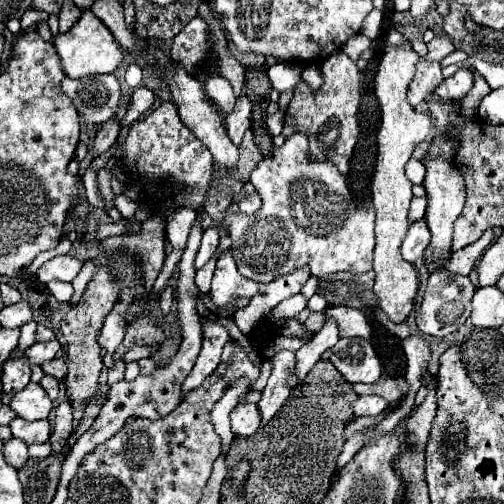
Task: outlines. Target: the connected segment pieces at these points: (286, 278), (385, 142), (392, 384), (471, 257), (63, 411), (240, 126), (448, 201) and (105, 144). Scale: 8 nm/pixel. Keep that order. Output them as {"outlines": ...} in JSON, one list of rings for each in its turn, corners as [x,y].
{"outlines":[[[[298,267],[288,275],[280,275],[270,283],[258,283],[258,293],[250,299],[250,303],[234,313],[234,321],[242,333],[252,331],[256,321],[268,315],[280,301],[300,293],[304,283],[310,279],[310,271],[306,267]]],[[[388,43],[380,49],[380,61],[374,77],[374,93],[380,101],[382,123],[378,131],[378,159],[376,173],[372,181],[372,201],[376,207],[376,249],[374,249],[374,295],[378,307],[388,315],[392,323],[404,323],[414,309],[418,293],[418,275],[412,263],[404,261],[400,255],[400,245],[404,231],[408,229],[408,205],[412,199],[412,183],[406,177],[406,163],[414,153],[414,147],[424,141],[432,131],[432,121],[428,115],[416,113],[408,99],[408,85],[416,73],[416,63],[420,55],[412,47],[392,47]]],[[[384,375],[380,381],[376,381],[372,385],[356,383],[354,391],[358,395],[378,395],[378,397],[384,397],[390,405],[396,405],[404,397],[404,393],[408,391],[408,383],[402,377],[394,379],[394,377]]],[[[486,231],[476,243],[460,249],[460,251],[454,251],[448,259],[448,263],[444,265],[444,271],[448,273],[458,273],[458,275],[468,275],[476,263],[478,257],[482,257],[482,253],[490,247],[494,239],[494,233],[492,231]]],[[[62,399],[56,407],[56,421],[54,421],[54,429],[52,429],[52,451],[60,451],[62,445],[66,443],[66,439],[70,437],[70,433],[74,431],[72,427],[72,405],[68,399]]],[[[242,93],[238,99],[236,99],[236,109],[224,117],[224,125],[226,125],[226,131],[228,131],[228,137],[230,141],[240,147],[242,143],[242,137],[244,137],[244,131],[250,127],[250,111],[252,111],[252,103],[248,101],[248,97]]],[[[424,155],[422,165],[426,167],[426,179],[424,179],[424,189],[428,195],[428,207],[426,207],[426,223],[432,233],[432,241],[424,251],[424,265],[430,267],[432,263],[446,259],[452,249],[452,225],[458,219],[462,207],[464,207],[464,181],[460,173],[442,157],[430,157]]],[[[112,117],[108,121],[108,125],[102,131],[98,131],[94,141],[92,141],[92,153],[94,153],[94,157],[106,153],[112,147],[112,143],[118,139],[118,135],[120,135],[120,127],[116,123],[116,117]]]]}

